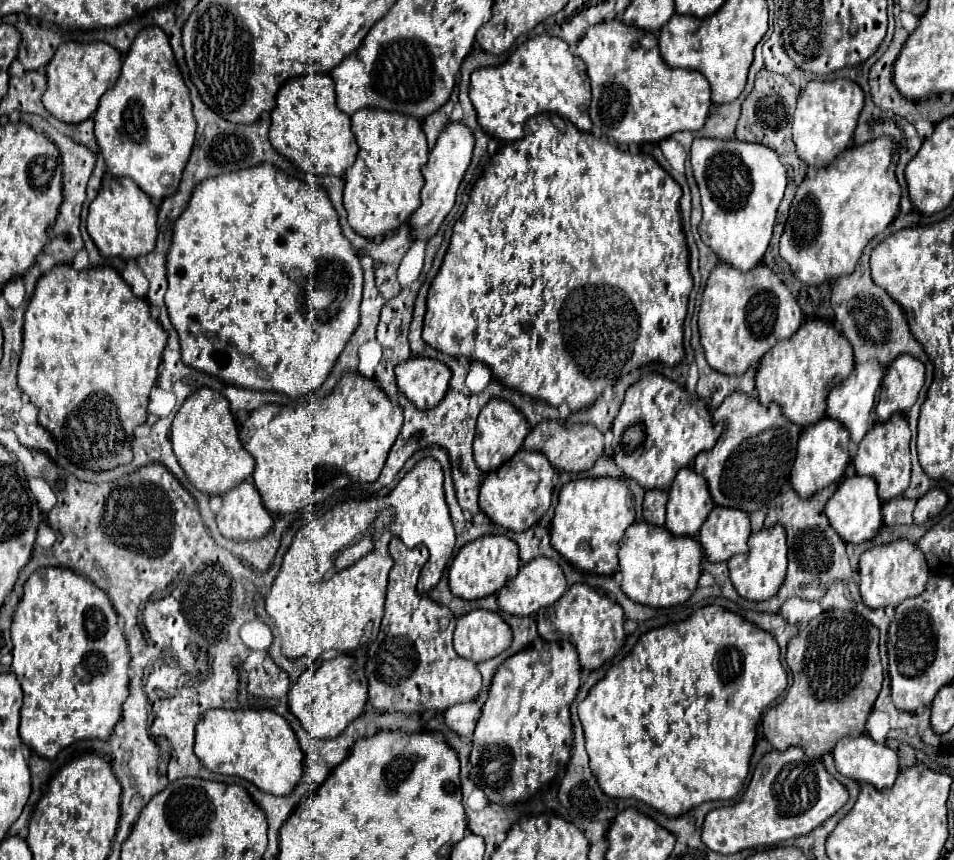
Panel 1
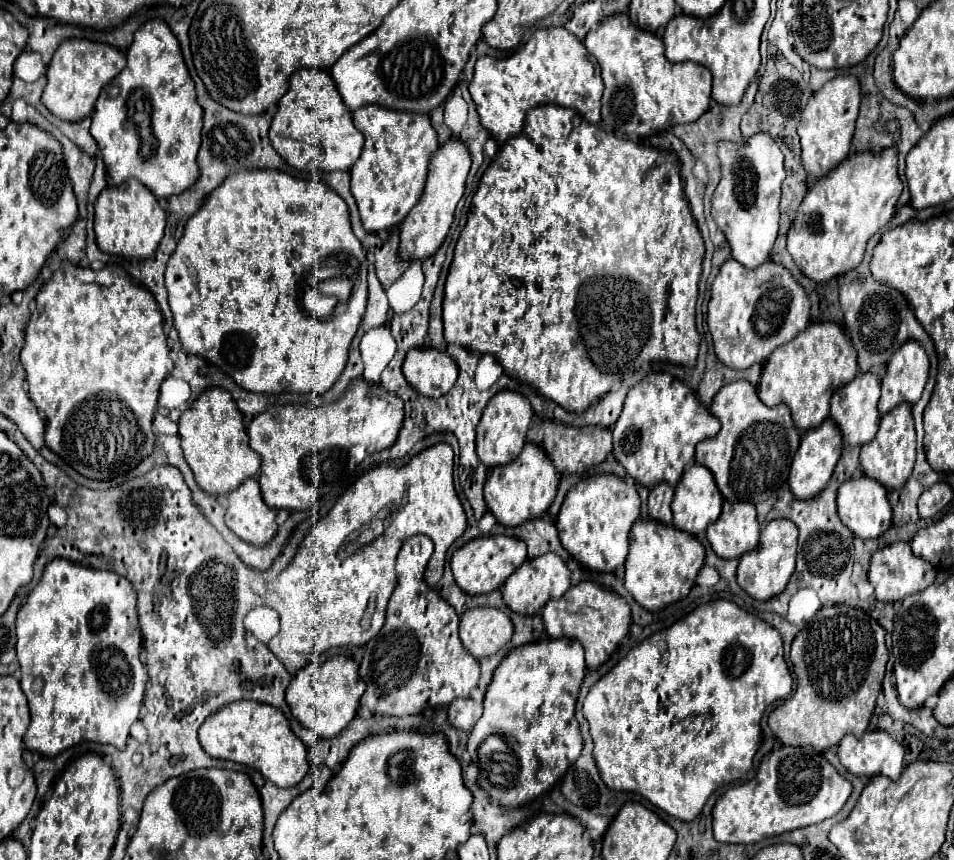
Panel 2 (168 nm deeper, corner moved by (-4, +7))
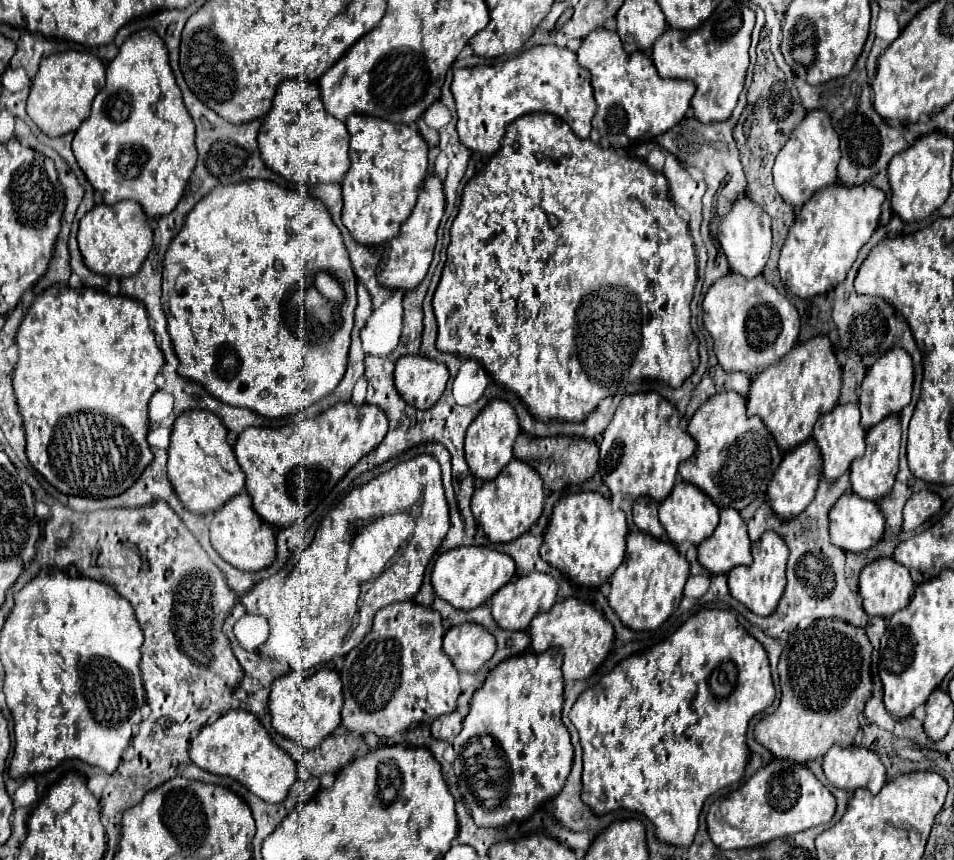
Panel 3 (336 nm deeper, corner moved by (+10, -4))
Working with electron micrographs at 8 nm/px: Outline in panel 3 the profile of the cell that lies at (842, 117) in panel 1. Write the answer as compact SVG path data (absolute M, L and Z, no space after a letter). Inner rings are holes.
M810 110L798 124L798 128L794 128L786 146L780 150L776 158L774 188L784 198L784 202L788 202L794 208L800 208L822 186L834 184L838 180L836 176L838 160L840 160L838 134L832 128L830 114L824 110Z

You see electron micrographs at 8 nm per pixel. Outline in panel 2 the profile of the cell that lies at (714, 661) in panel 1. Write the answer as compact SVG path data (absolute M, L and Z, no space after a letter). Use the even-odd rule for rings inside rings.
M718 599L718 601L710 601L710 603L696 607L690 615L676 621L672 627L668 627L660 633L654 633L652 637L648 637L640 645L636 645L620 663L616 663L610 669L610 673L606 673L588 691L582 711L590 723L596 767L600 769L602 781L608 785L608 789L638 793L644 799L648 799L652 805L664 809L668 815L682 819L682 821L694 821L700 815L700 809L706 805L706 801L714 789L718 789L724 783L740 779L742 775L746 775L752 769L752 759L754 759L754 755L760 747L760 741L762 741L760 719L762 719L768 705L772 705L778 699L788 697L790 691L792 691L792 677L790 677L788 665L784 661L780 633L776 633L776 629L772 629L768 623L760 621L756 615L740 609L736 603L726 601L726 599Z

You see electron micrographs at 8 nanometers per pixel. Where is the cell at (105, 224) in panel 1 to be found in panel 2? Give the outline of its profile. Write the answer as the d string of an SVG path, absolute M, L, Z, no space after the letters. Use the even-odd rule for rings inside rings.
M128 179L120 187L106 187L94 207L94 233L100 251L120 255L124 259L148 259L156 253L158 243L164 237L166 213L158 199L144 185L140 185L140 181Z

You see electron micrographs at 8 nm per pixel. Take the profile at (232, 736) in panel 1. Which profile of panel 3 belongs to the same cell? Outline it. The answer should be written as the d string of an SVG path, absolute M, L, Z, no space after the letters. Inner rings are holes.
M230 710L212 724L206 724L200 734L190 740L190 760L206 772L230 776L244 784L252 794L266 802L282 802L296 782L296 762L288 752L278 748L266 728L252 712Z

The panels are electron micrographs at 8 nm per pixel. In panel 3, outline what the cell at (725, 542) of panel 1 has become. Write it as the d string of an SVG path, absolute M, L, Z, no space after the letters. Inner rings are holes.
M734 508L722 510L714 534L698 544L698 562L712 574L724 574L734 566L748 566L750 560L746 522Z

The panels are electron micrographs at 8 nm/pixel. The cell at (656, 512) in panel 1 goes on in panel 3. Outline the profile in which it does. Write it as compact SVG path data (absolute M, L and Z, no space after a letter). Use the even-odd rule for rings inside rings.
M638 498L634 502L634 524L654 538L664 538L664 528L658 522L658 506L652 498Z

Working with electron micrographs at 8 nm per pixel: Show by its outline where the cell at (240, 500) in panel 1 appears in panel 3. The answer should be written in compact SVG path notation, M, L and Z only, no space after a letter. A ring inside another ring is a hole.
M246 492L236 494L230 498L220 510L214 512L214 520L210 524L210 538L214 550L234 568L246 570L246 572L256 572L272 564L276 556L276 540L270 524L262 522L262 518L254 512L252 500Z

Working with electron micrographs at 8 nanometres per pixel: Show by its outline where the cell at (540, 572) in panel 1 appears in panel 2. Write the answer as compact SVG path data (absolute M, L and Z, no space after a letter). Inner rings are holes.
M546 553L544 557L536 557L532 561L524 561L524 565L508 577L502 585L504 603L516 613L540 613L550 599L562 597L570 587L570 571L564 561L556 553Z

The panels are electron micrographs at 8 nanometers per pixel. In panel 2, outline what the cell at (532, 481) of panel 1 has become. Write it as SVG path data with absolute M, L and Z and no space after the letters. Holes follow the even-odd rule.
M526 443L522 453L512 463L498 465L490 471L484 485L484 499L498 523L506 527L516 527L524 521L530 521L532 517L540 517L542 513L546 513L556 497L556 489L558 475L552 461L548 461L546 453L538 445Z

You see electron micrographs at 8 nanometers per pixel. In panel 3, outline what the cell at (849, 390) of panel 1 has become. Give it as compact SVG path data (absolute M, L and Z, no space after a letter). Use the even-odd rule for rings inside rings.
M838 404L834 410L820 416L820 420L814 426L812 438L818 444L820 454L822 454L826 480L836 480L840 474L844 474L848 470L852 460L864 456L864 448L866 448L864 436L866 436L866 430L860 426L858 404Z

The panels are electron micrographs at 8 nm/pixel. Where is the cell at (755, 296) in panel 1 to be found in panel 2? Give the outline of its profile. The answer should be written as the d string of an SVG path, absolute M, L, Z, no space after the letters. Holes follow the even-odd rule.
M728 259L720 267L720 273L716 275L710 291L712 297L708 303L708 327L714 339L718 359L732 369L746 369L754 363L766 363L776 347L792 341L810 325L810 301L804 289L796 283L786 267L774 261L766 261L756 269L746 269L738 261Z

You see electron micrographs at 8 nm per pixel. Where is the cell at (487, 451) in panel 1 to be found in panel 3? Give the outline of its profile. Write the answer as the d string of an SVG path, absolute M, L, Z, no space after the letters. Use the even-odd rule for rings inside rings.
M498 398L488 402L482 408L482 412L476 416L476 420L468 426L466 432L464 450L470 472L480 480L494 480L494 476L498 476L498 472L514 458L512 446L518 434L520 434L520 424L514 408L506 400L498 400Z

